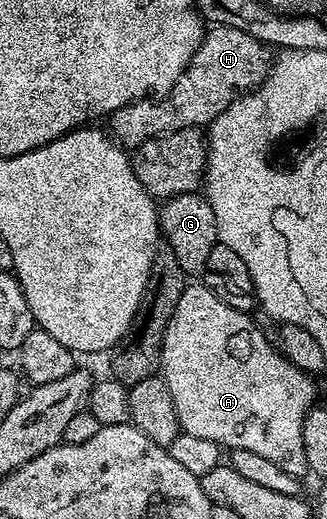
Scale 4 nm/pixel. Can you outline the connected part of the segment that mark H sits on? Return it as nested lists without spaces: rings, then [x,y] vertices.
[[[215,25],[204,34],[197,53],[168,94],[154,101],[130,103],[111,112],[110,134],[124,149],[140,147],[145,141],[186,127],[209,125],[234,99],[256,88],[269,74],[268,48],[236,27]]]

